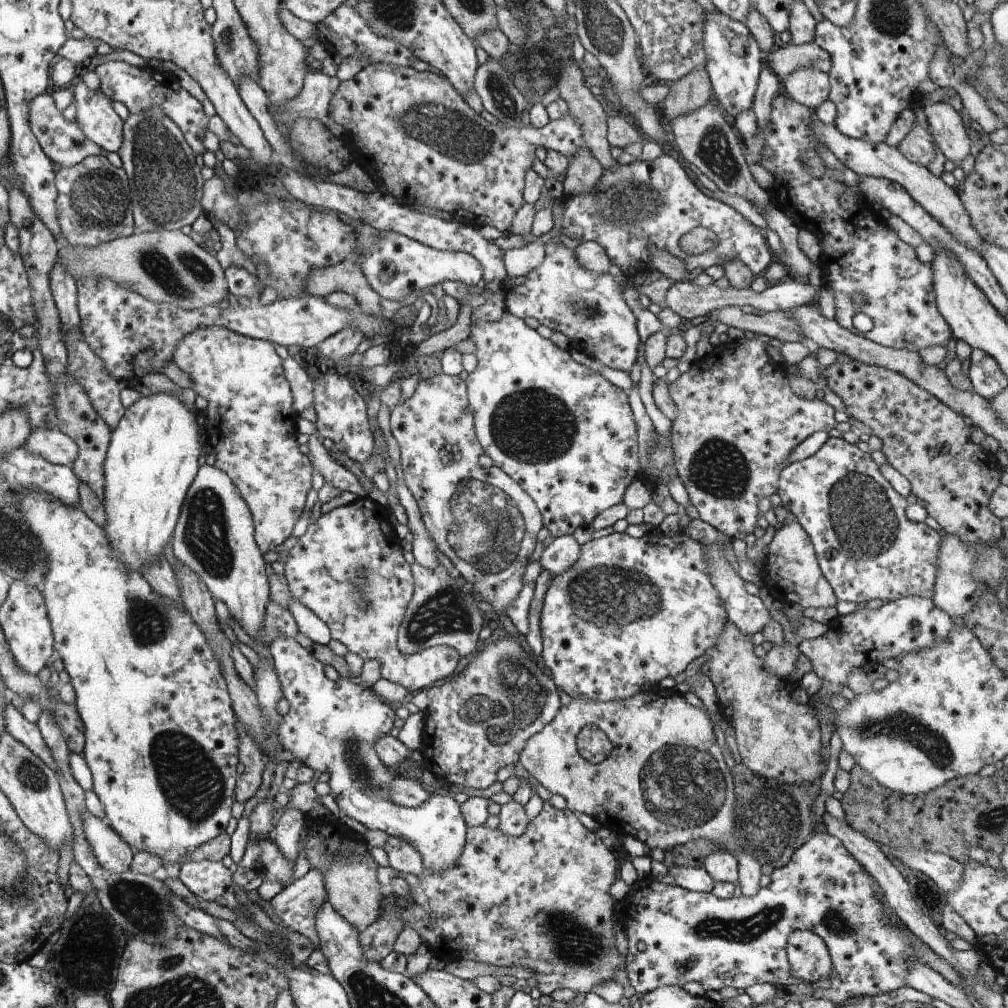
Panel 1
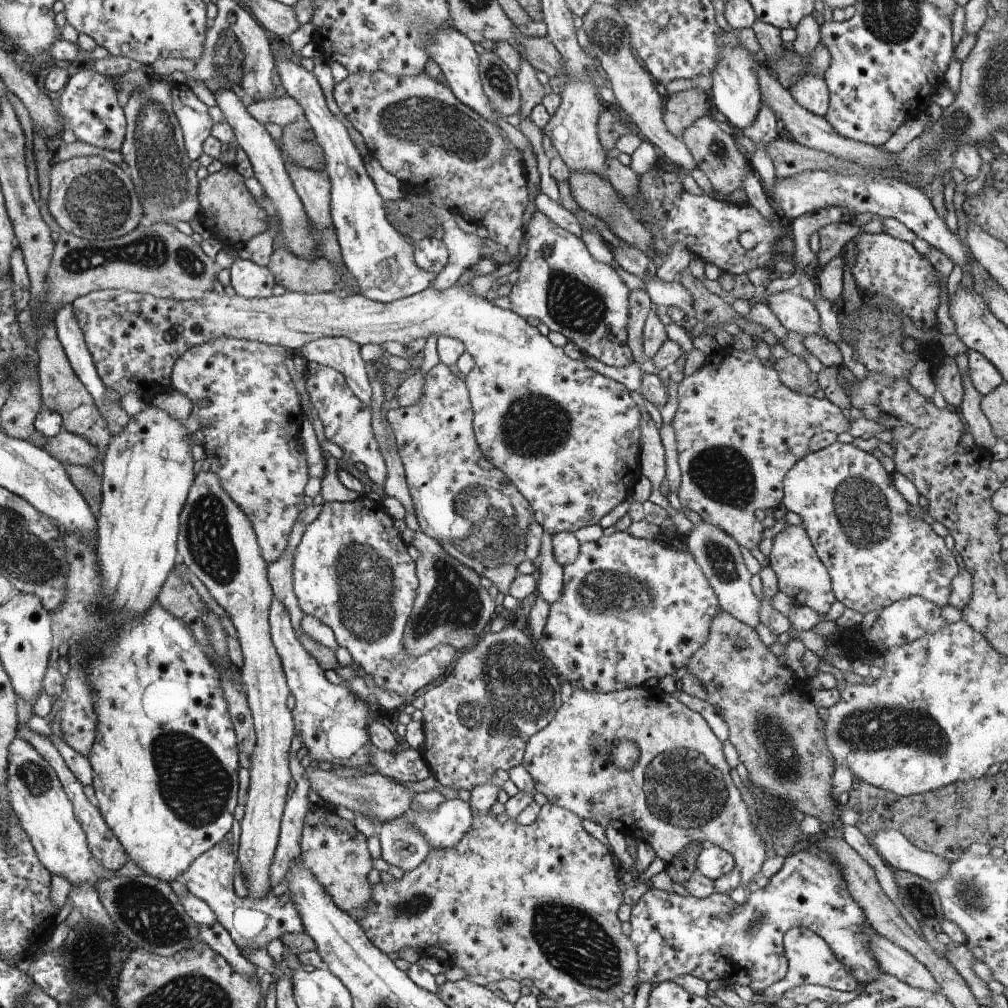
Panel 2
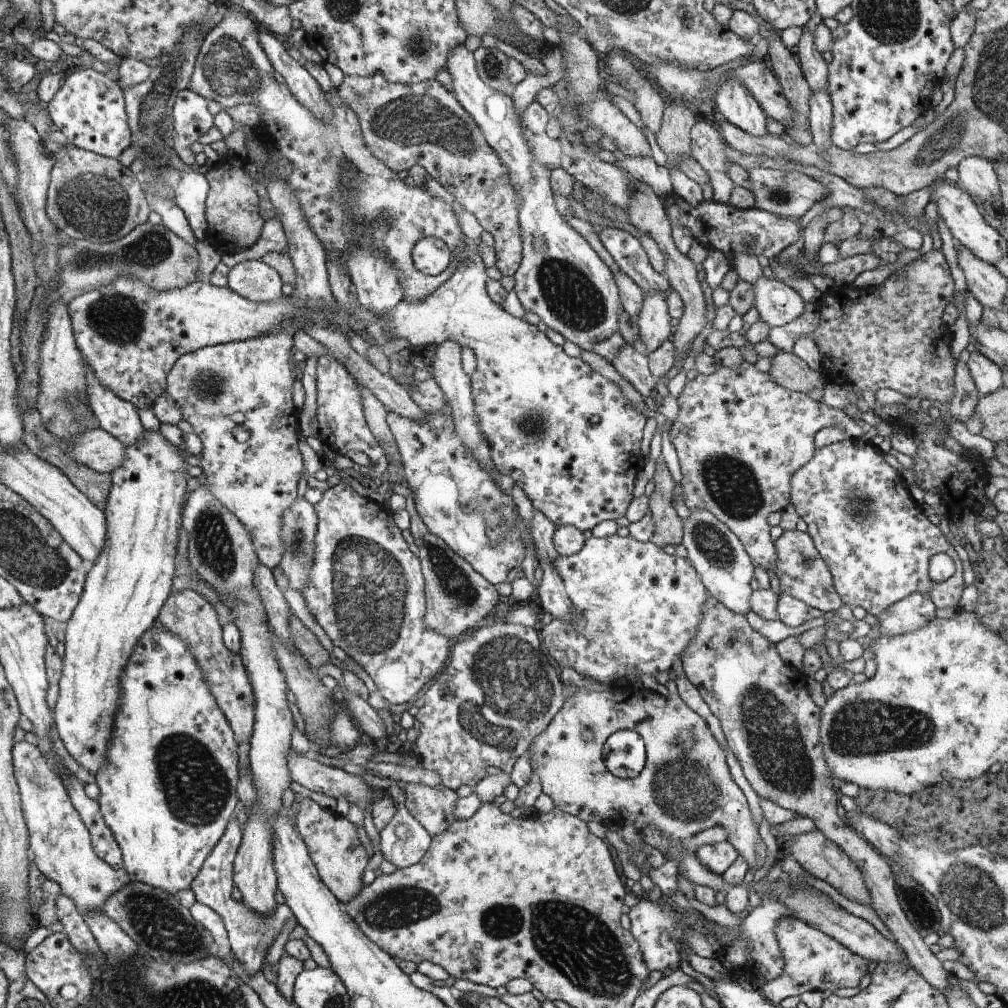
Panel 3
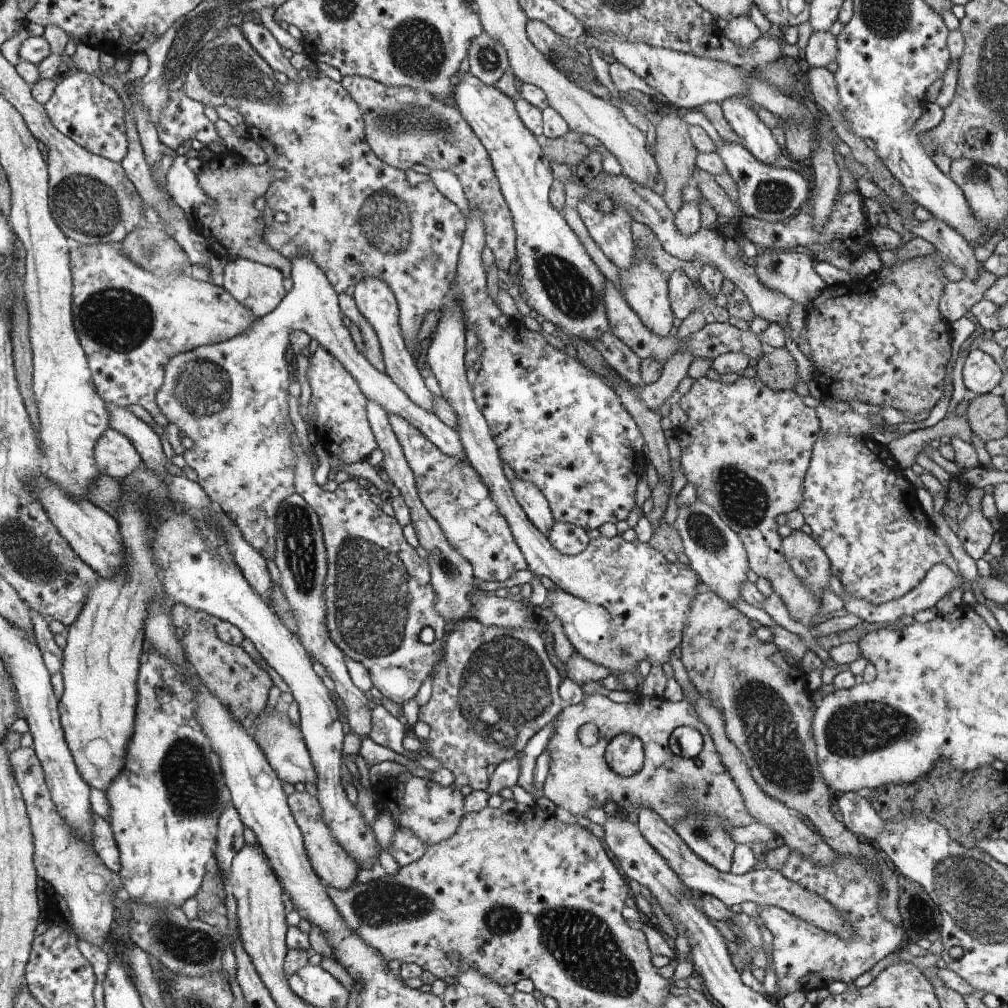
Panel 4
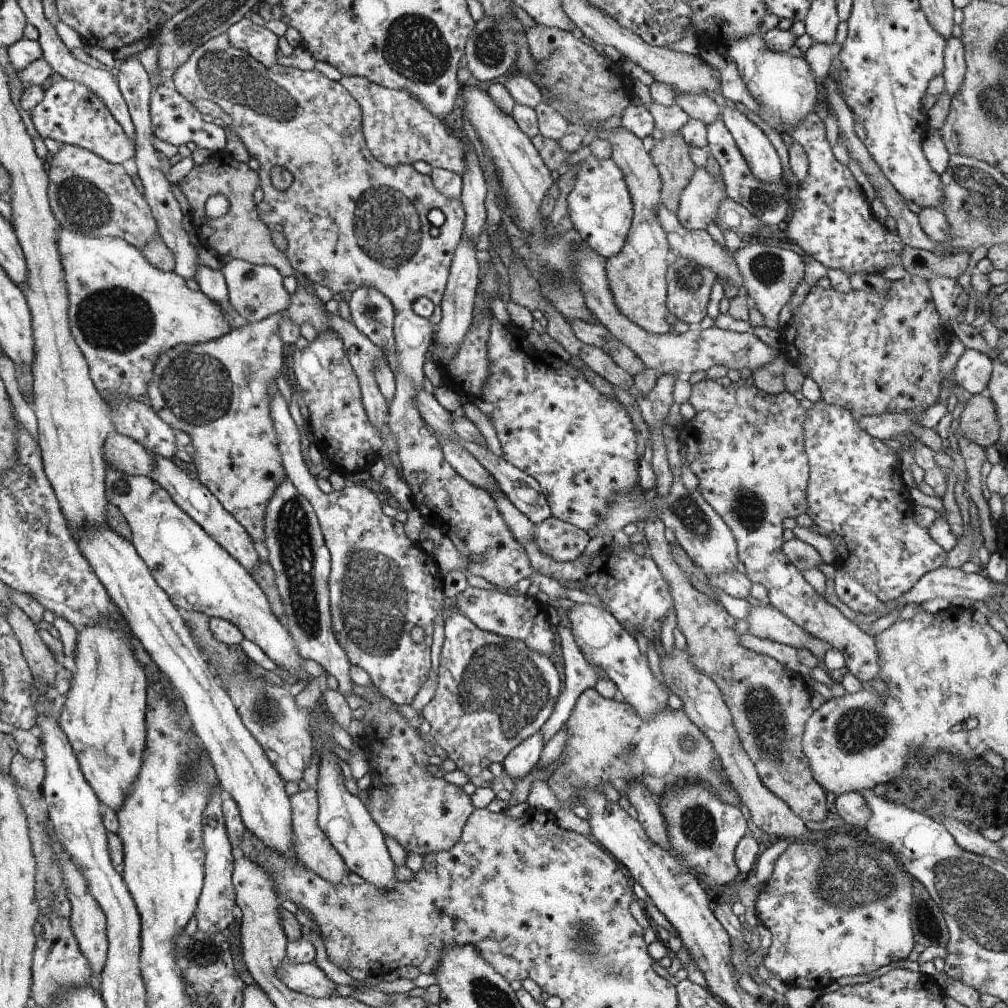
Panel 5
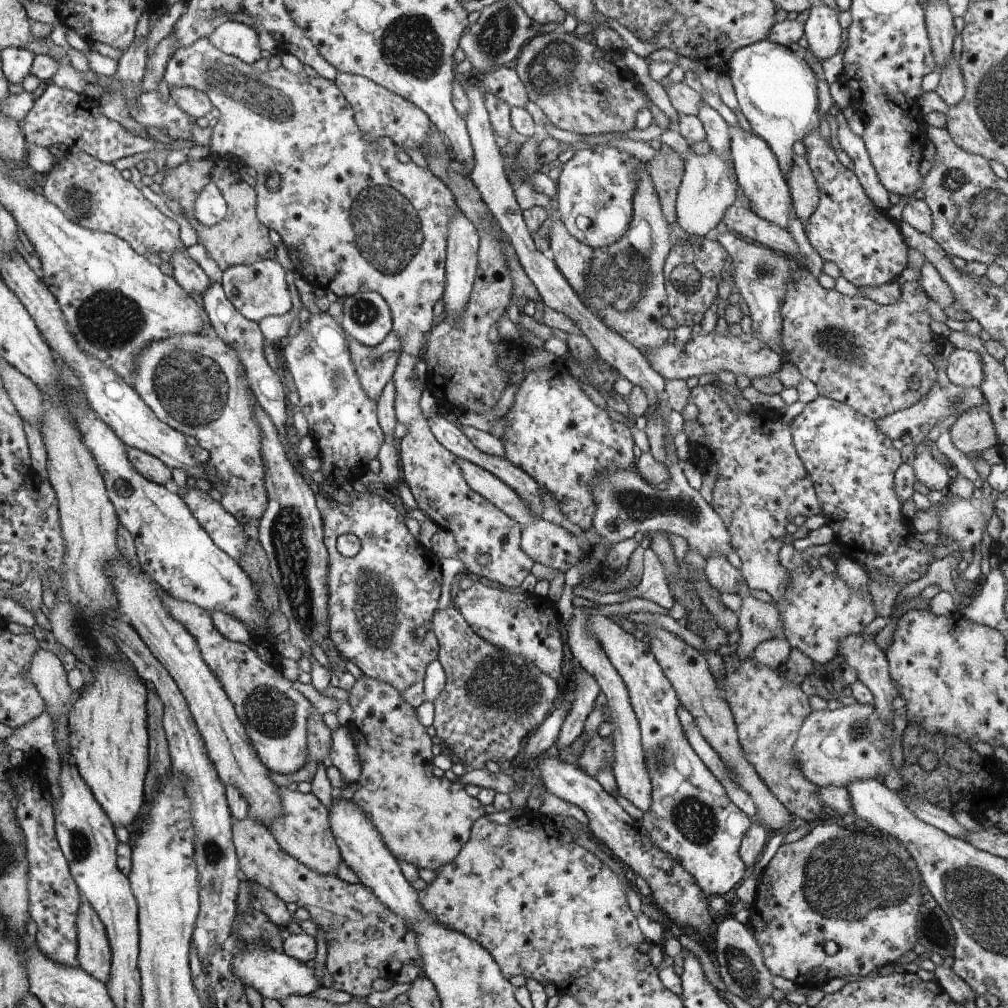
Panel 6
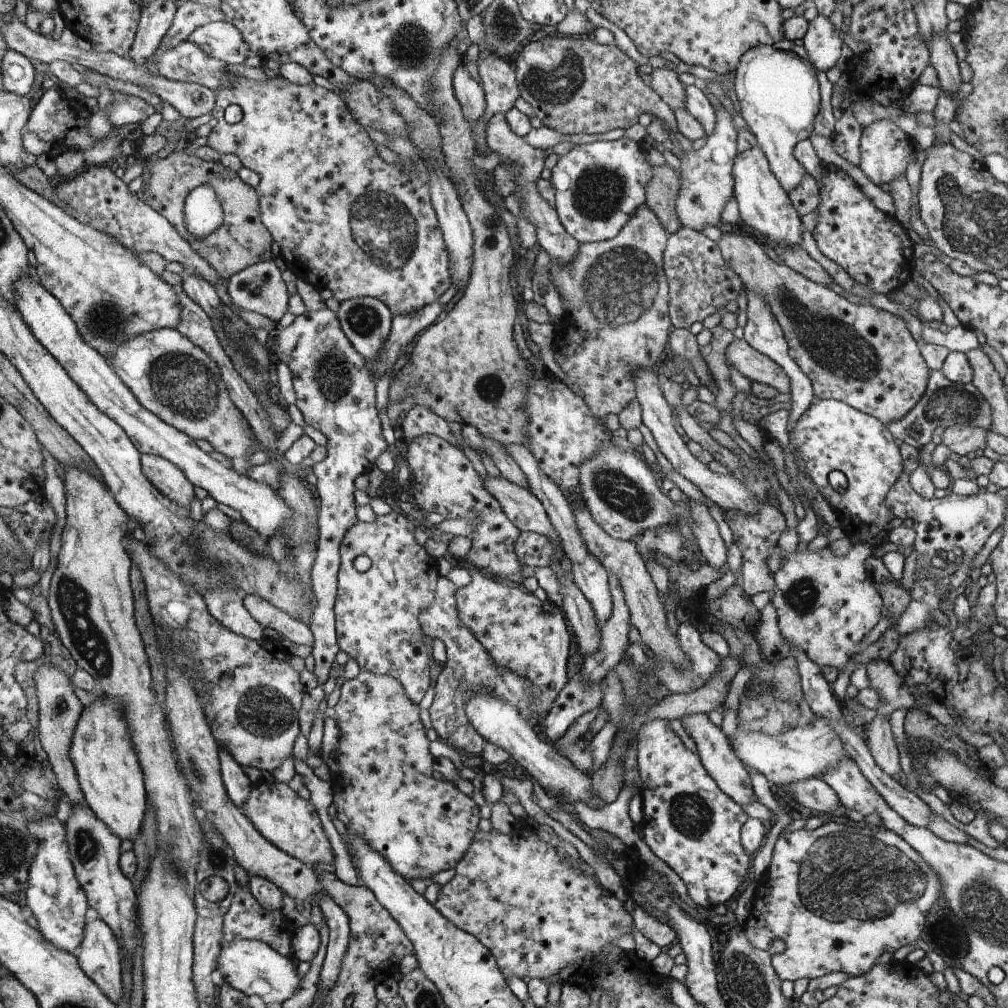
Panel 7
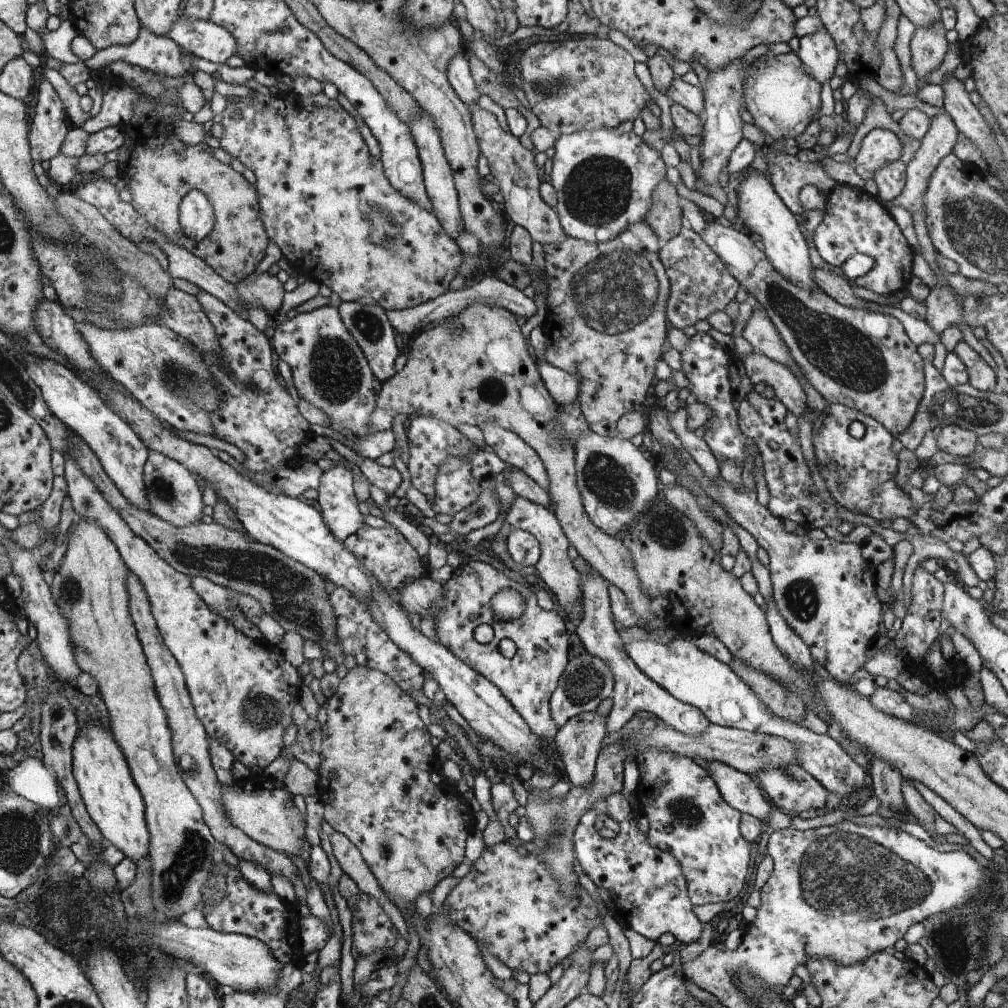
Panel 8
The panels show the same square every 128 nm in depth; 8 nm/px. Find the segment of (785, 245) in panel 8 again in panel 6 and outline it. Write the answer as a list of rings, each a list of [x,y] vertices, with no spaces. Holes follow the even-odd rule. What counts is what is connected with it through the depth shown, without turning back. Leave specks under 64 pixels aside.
[[[730,127],[731,129],[731,158],[735,179],[742,187],[745,195],[751,202],[750,209],[757,215],[769,220],[772,224],[777,224],[787,230],[790,220],[792,200],[789,186],[782,178],[782,172],[778,168],[775,152],[771,146],[756,133],[750,133],[742,127]]]

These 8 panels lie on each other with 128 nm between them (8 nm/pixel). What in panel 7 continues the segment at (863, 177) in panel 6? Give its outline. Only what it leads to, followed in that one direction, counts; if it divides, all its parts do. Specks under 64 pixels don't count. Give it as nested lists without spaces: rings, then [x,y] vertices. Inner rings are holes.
[[[851,107],[843,111],[842,117],[835,124],[838,138],[834,138],[834,150],[838,154],[849,154],[849,156],[842,156],[842,158],[854,166],[859,166],[861,161],[859,144],[862,130],[861,124],[853,118]]]

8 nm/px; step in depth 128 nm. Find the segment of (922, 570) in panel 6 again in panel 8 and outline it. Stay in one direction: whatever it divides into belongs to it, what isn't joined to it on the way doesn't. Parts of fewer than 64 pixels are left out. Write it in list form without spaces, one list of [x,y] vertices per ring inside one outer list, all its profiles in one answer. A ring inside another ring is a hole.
[[[827,403],[814,429],[812,444],[824,484],[838,505],[852,512],[862,513],[873,505],[873,491],[876,491],[879,485],[893,480],[897,472],[897,455],[892,451],[894,439],[891,432],[875,418],[845,404]],[[854,420],[859,420],[865,426],[865,433],[860,439],[848,433],[848,428]],[[843,483],[846,484],[844,491],[838,488]]]

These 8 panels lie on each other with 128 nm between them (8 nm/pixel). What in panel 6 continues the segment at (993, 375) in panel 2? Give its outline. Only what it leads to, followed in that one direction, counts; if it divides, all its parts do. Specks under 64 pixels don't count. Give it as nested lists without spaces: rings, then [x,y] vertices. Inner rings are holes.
[[[956,348],[948,361],[946,373],[952,384],[964,388],[981,388],[985,372],[978,353]]]

